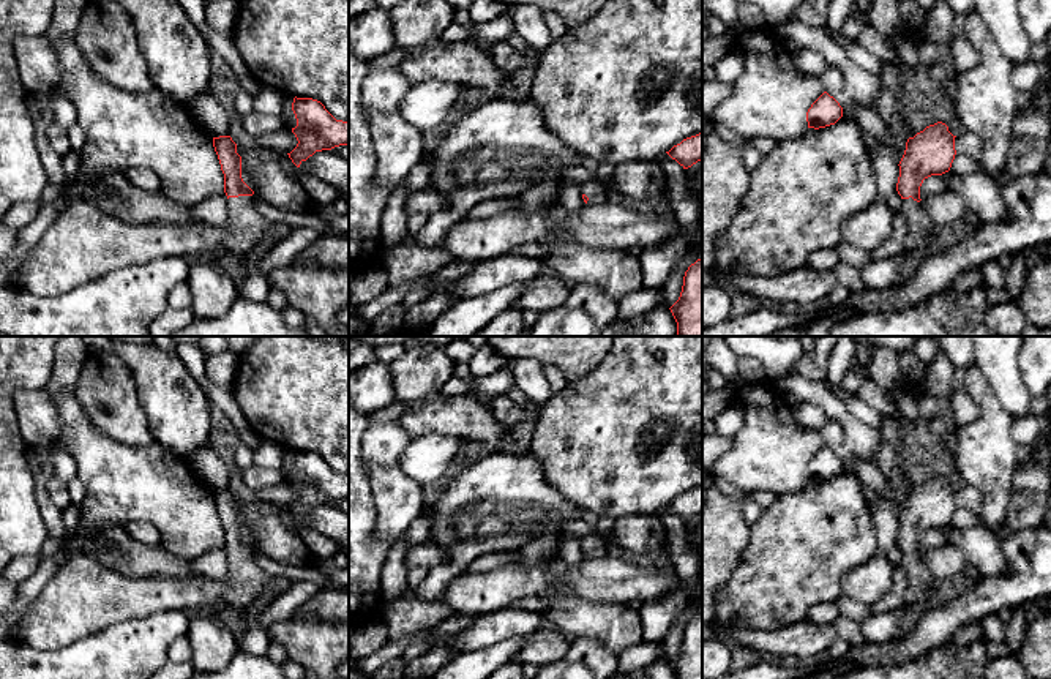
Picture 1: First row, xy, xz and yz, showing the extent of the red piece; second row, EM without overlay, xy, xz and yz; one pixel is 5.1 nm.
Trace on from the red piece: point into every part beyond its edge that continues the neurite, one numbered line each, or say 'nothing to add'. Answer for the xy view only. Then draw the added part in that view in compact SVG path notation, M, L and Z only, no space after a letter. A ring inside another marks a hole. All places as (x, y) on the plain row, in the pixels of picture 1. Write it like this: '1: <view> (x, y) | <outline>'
1: xy (84, 597) | M254 548L229 551L227 576L223 581L207 576L191 580L129 578L84 553L74 554L41 589L38 597L25 606L13 636L38 651L58 651L117 622L151 616L159 611L183 610L194 614L219 603L235 610L248 610L273 583L273 576L254 562L254 554Z

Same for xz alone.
1: xz (597, 545) | M587 535L581 540L581 548L589 551L587 559L600 559L606 556L609 543L601 535Z

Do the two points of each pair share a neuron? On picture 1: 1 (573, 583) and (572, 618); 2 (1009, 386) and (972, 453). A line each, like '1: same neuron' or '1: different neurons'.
1: different neurons
2: different neurons

